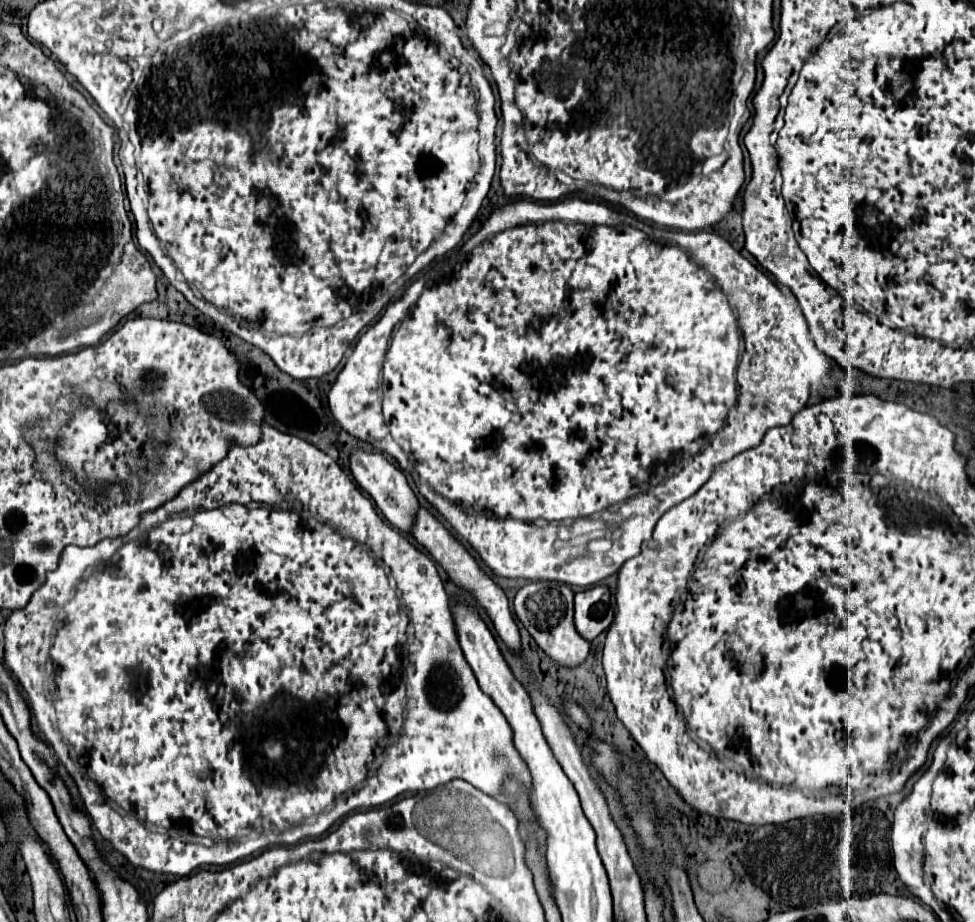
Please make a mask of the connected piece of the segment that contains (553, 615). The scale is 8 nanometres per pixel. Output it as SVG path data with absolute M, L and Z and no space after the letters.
M533 581L523 585L515 599L513 609L523 627L529 631L529 635L535 639L535 643L545 651L547 657L551 657L561 667L579 667L589 651L591 645L583 641L583 637L575 631L573 625L573 591L563 583L551 583L551 581Z

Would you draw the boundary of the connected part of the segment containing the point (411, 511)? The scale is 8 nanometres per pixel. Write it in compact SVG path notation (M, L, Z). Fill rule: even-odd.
M359 449L351 453L351 471L353 471L355 481L371 495L371 499L381 509L381 513L387 517L387 521L395 525L399 531L413 535L413 523L415 523L415 515L419 509L419 501L415 493L411 491L403 471L391 465L381 453L363 453Z

